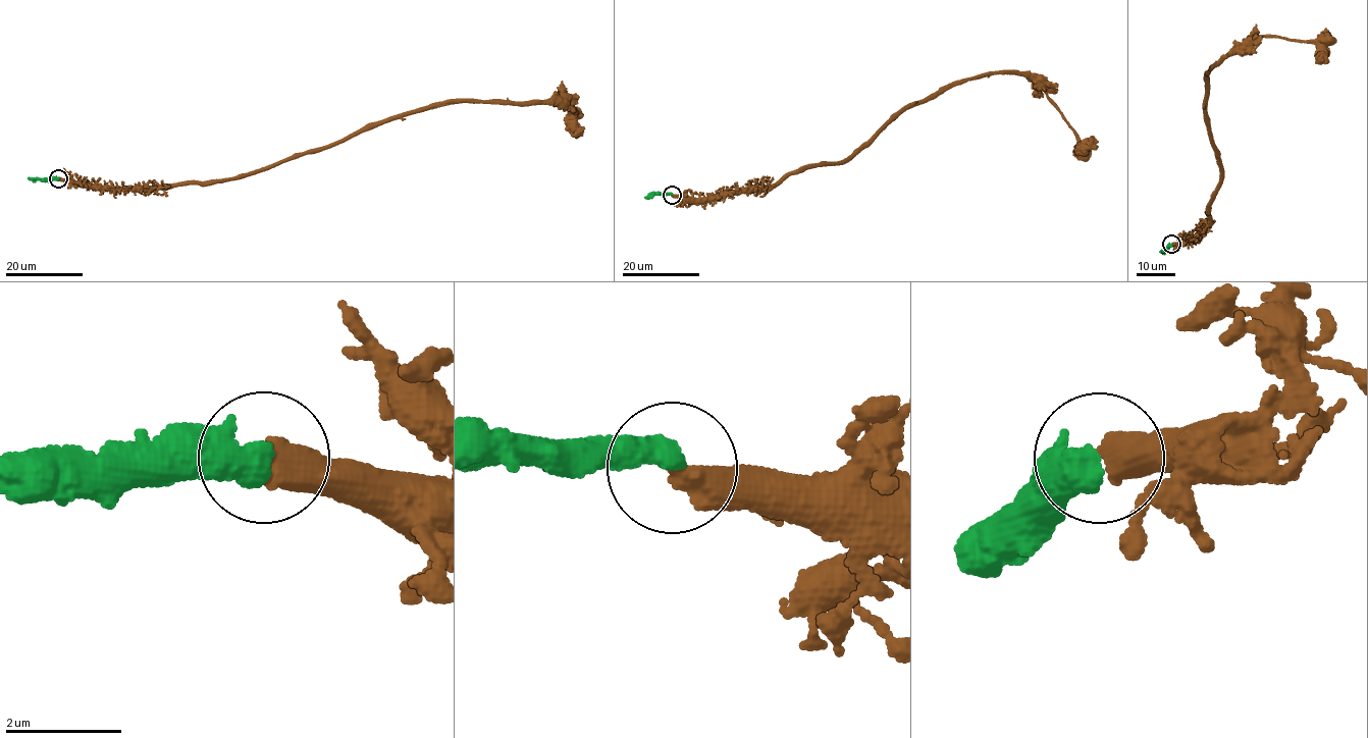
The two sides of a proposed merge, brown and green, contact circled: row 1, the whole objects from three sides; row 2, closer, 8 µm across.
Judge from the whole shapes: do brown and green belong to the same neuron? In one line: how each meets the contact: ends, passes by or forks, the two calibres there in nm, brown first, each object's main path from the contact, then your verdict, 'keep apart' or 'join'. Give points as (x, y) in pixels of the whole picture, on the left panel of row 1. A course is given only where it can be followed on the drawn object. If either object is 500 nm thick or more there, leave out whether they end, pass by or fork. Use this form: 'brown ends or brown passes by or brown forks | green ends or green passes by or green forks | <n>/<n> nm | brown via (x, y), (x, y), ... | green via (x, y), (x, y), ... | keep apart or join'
550/480 nm | brown via (59, 178), (138, 189), (212, 183), (317, 152), (405, 114), (454, 102), (559, 104), (567, 96), (577, 138) | green via (58, 178), (28, 178) | keep apart

